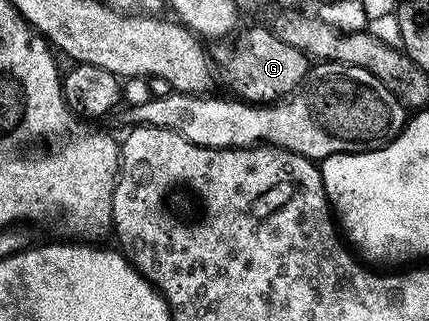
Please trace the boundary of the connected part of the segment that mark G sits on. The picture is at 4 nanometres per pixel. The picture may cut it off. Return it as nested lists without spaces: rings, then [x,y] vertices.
[[[268,25],[251,27],[250,30],[238,40],[237,46],[221,45],[225,44],[214,45],[217,47],[212,47],[211,50],[211,58],[215,63],[216,69],[219,71],[220,81],[222,78],[222,80],[234,90],[232,93],[236,95],[238,99],[250,104],[276,104],[282,101],[286,96],[292,94],[309,74],[311,65],[309,55],[304,54],[299,48],[291,48],[291,44],[279,40],[279,36],[274,34]]]

